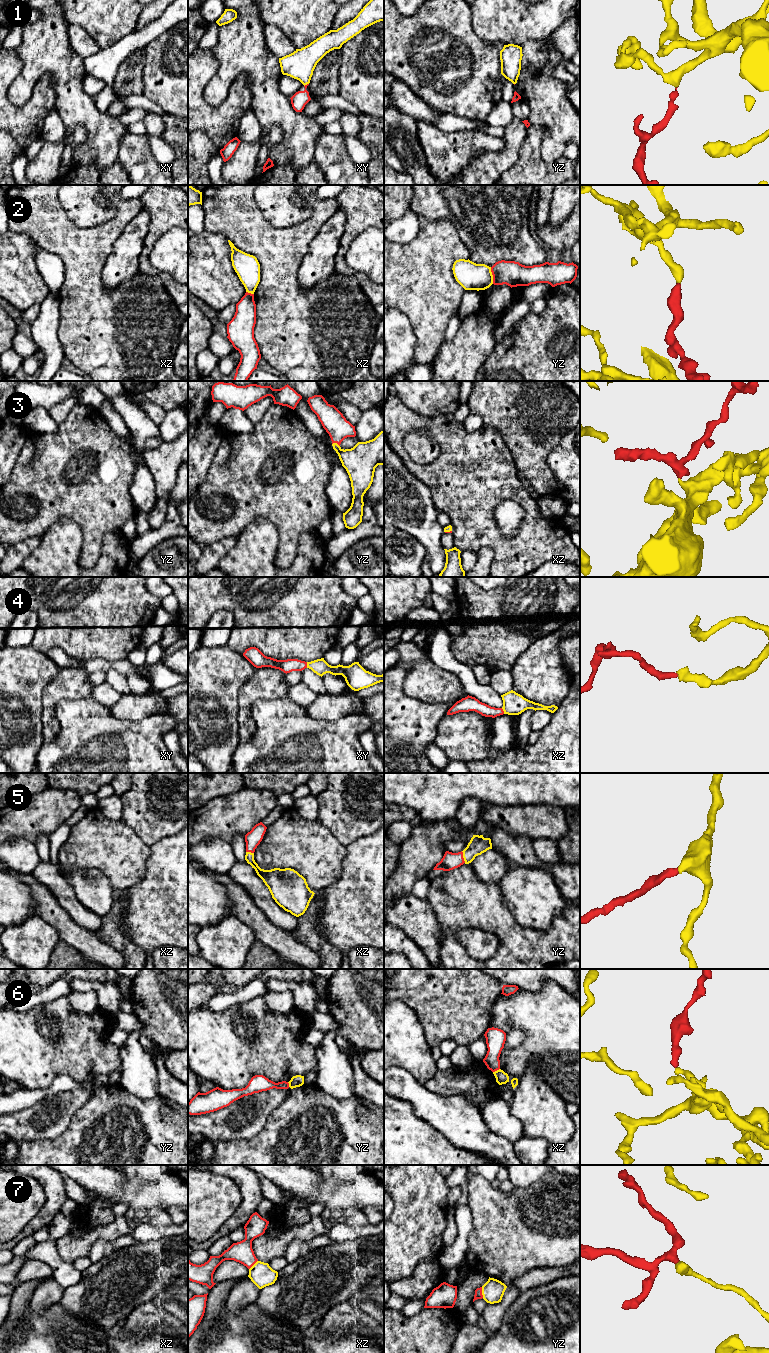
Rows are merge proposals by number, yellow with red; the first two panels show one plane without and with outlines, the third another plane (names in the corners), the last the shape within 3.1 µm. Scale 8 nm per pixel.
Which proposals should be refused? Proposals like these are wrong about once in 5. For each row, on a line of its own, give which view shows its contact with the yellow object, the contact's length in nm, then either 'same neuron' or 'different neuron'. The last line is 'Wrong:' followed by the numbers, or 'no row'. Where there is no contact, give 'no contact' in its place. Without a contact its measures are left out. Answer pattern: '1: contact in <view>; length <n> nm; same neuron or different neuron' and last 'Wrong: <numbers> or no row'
1: contact in xy; length 50 nm; same neuron
2: contact in yz; length 140 nm; different neuron
3: contact in yz; length 70 nm; same neuron
4: contact in xy; length 50 nm; same neuron
5: contact in yz; length 100 nm; same neuron
6: contact in xz; length 70 nm; different neuron
7: contact in yz; length 90 nm; same neuron
Wrong: 2, 6

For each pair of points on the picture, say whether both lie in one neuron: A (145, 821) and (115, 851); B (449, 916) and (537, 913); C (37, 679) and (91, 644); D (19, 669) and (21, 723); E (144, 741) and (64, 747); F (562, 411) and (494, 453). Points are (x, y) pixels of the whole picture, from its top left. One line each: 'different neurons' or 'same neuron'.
A: different neurons
B: different neurons
C: different neurons
D: same neuron
E: same neuron
F: different neurons

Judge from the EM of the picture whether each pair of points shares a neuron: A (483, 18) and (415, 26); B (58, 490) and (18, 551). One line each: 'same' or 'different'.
A: different
B: different

